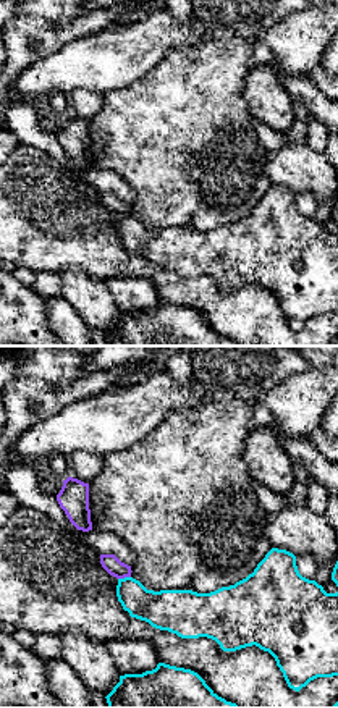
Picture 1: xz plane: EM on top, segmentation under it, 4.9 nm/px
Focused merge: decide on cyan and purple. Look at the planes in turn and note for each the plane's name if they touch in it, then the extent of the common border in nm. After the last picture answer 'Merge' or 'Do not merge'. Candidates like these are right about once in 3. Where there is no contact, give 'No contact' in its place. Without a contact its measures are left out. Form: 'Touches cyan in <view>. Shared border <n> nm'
Touches cyan in xz. Shared border 70 nm

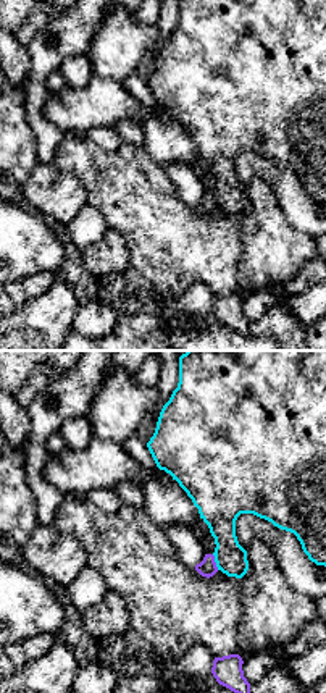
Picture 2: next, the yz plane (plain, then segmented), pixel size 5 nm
Touches cyan in yz. Shared border 90 nm

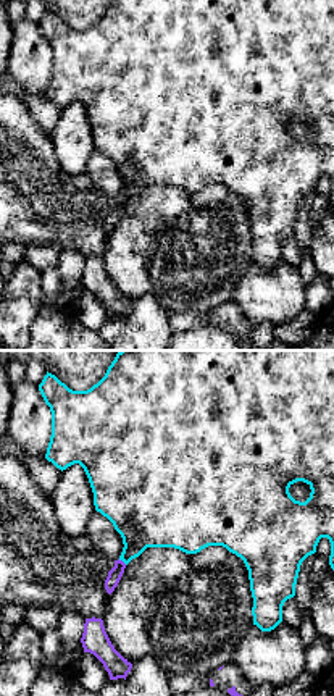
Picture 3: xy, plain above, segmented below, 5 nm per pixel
Touches cyan in xy. Shared border 50 nm

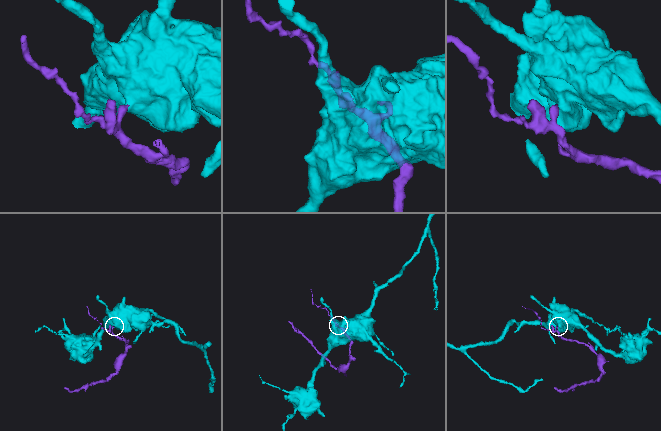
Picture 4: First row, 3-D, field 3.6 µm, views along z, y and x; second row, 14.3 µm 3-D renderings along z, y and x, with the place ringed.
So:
Do not merge

